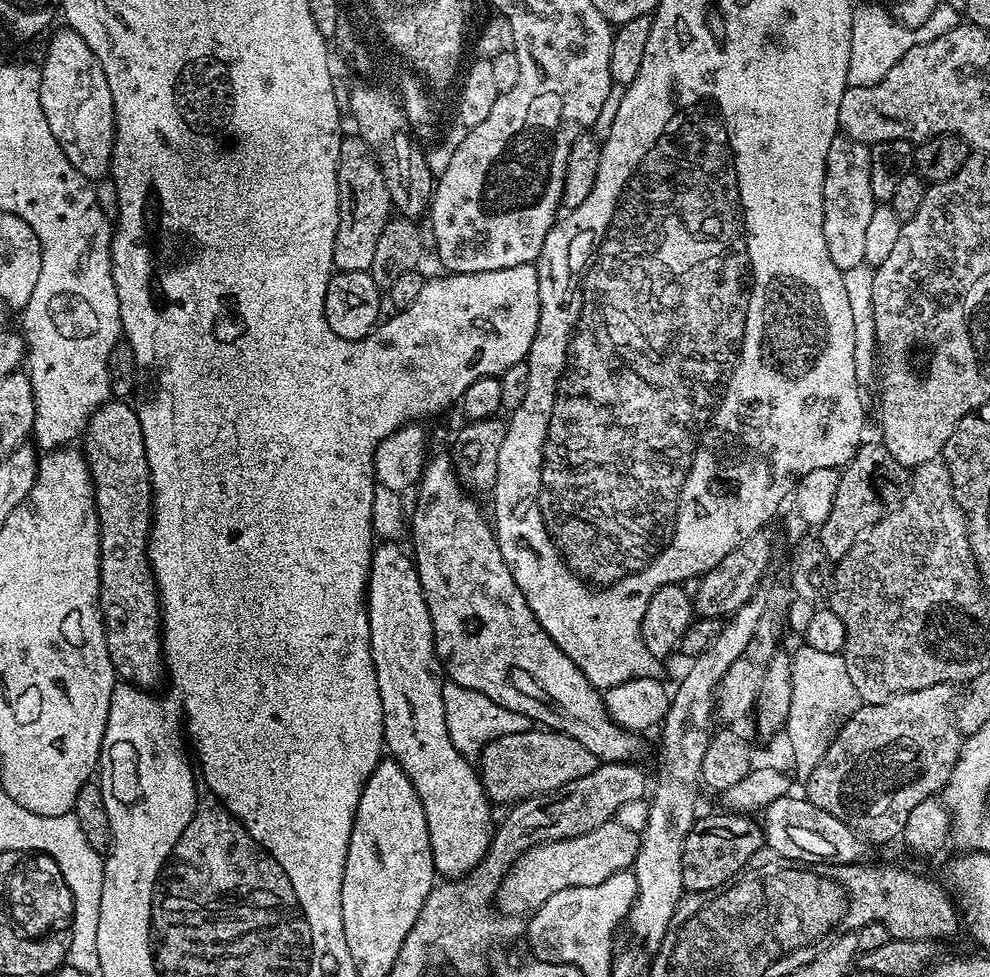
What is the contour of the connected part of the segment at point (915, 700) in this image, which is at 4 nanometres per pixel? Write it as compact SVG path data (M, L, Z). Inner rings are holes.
M939 684L938 686L926 686L926 690L910 690L906 694L898 694L886 702L878 702L877 704L861 703L860 707L839 725L832 744L826 750L826 754L822 754L822 762L818 762L818 766L814 766L812 773L807 776L808 792L806 791L806 798L814 806L826 810L826 814L834 814L834 818L846 822L846 826L850 826L855 830L857 836L863 838L869 845L888 844L895 836L896 839L903 837L906 818L910 818L910 810L914 810L914 806L918 806L918 802L933 799L937 794L943 793L946 782L958 762L962 733L957 728L954 719L952 692L954 692L953 685Z

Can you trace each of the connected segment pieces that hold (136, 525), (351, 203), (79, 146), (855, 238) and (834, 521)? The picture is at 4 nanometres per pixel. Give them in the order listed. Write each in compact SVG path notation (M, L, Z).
M120 398L109 399L108 403L100 405L96 413L88 419L82 433L82 451L88 462L88 473L92 476L92 489L96 499L96 517L100 520L100 613L104 615L104 633L106 634L106 646L110 654L110 662L114 666L117 677L121 681L135 684L141 690L155 689L155 684L162 680L166 672L164 663L164 641L160 626L160 593L156 590L156 579L152 573L152 567L148 561L148 534L152 531L152 479L150 478L150 466L146 458L146 442L142 434L142 422L140 413Z
M345 135L340 141L338 150L338 166L336 177L338 178L338 234L334 238L334 254L332 262L336 272L366 272L369 271L377 249L378 240L382 237L383 228L393 215L392 199L386 190L386 182L382 178L380 163L376 161L368 143L360 139L359 135Z
M61 26L54 32L47 37L44 64L39 65L42 114L46 114L50 131L54 138L58 138L58 146L62 146L62 154L70 158L70 166L89 182L96 182L109 175L112 147L116 141L116 115L110 98L110 82L106 82L102 62L98 62L94 50L86 46L73 28Z
M837 134L834 142L830 142L824 171L822 234L826 234L826 250L830 250L834 266L842 273L864 263L865 233L878 205L874 190L870 190L871 165L872 152L861 140Z
M883 442L868 443L861 443L852 461L844 465L838 482L838 494L834 496L834 510L830 510L830 518L826 518L826 522L818 525L821 549L833 562L841 560L846 550L850 550L854 542L858 542L872 525L878 523L882 509L880 509L880 492L876 489L876 480L890 475L898 468L896 460L890 454L890 450L886 450Z

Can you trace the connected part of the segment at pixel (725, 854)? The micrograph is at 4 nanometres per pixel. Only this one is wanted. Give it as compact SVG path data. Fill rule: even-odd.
M732 814L723 815L708 816L705 820L704 817L697 819L696 825L690 830L690 834L686 834L686 846L682 850L682 882L685 893L716 891L717 888L721 888L735 878L750 862L750 858L754 858L754 854L758 854L760 849L765 847L763 827L757 821L756 824L752 821L755 819L740 819Z

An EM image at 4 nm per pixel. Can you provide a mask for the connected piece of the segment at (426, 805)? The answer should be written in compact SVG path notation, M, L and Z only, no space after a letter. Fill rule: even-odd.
M380 542L373 547L366 597L370 622L370 650L378 678L378 694L382 698L384 747L387 755L402 766L422 802L422 810L426 810L430 850L437 873L444 878L459 878L474 870L474 866L478 866L478 862L482 862L482 858L488 853L494 831L494 808L484 792L484 783L480 781L473 761L463 756L454 746L454 742L450 742L444 705L446 673L436 656L436 639L430 610L426 606L416 561L405 549L404 553L400 546L396 542Z

